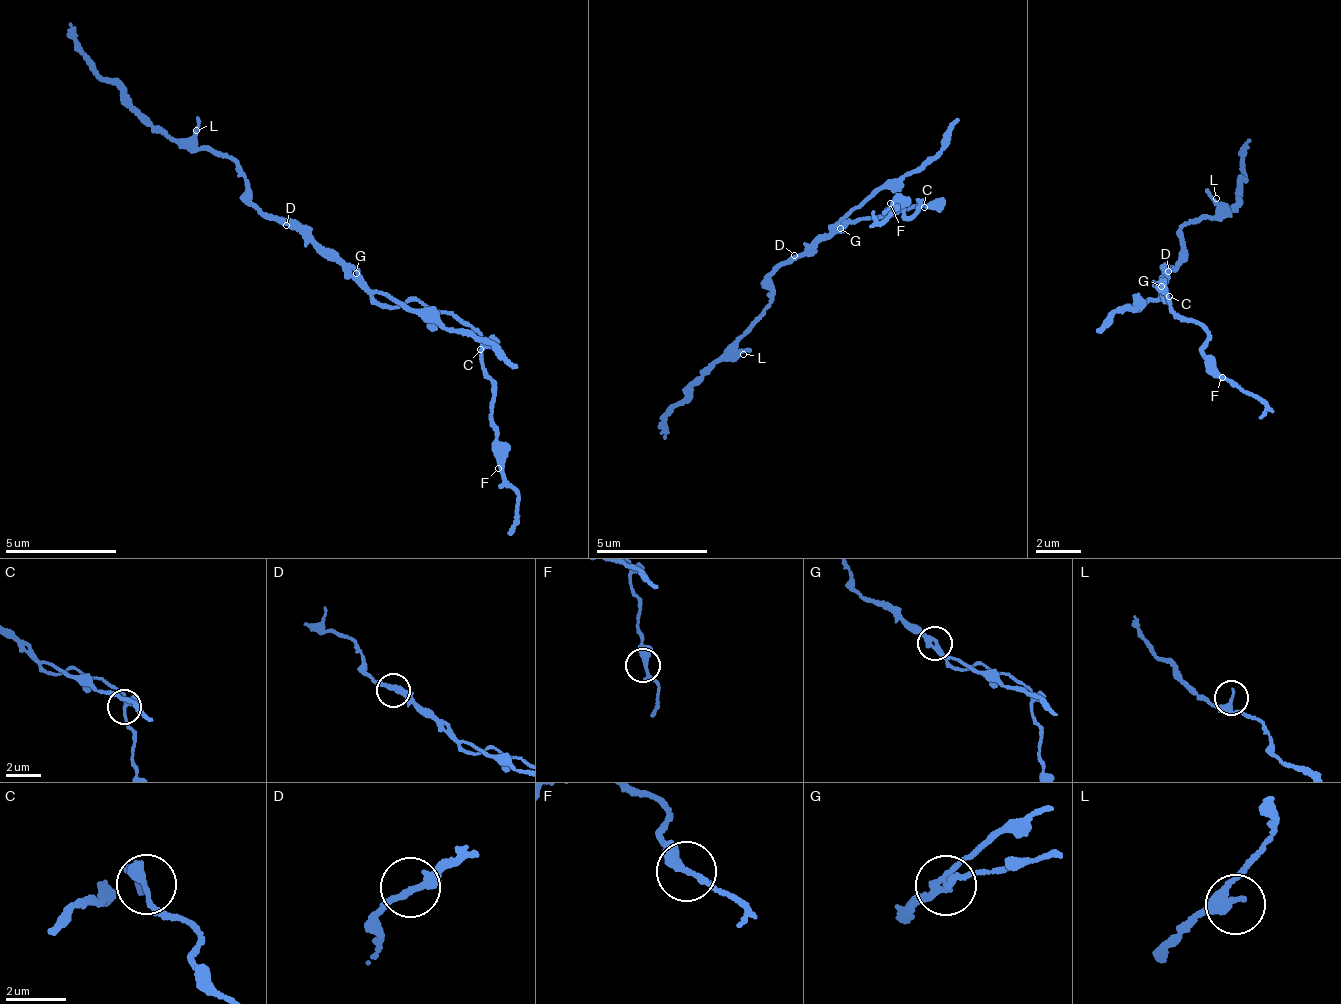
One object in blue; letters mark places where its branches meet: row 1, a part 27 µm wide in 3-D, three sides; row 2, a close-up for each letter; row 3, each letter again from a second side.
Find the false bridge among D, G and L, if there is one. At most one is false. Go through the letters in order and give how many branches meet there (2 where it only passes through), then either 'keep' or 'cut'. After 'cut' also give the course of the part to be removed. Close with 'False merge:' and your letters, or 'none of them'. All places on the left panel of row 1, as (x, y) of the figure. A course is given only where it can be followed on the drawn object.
D: 2 branches meet; keep
G: 3 branches meet; cut; foreign part runs (355, 275), (381, 303), (424, 301), (457, 317), (478, 337), (480, 364), (498, 444), (519, 511), (510, 534)
L: 2 branches meet; keep
False merge: G

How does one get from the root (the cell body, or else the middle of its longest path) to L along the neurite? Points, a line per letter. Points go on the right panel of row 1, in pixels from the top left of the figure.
L: (1165, 280), (1181, 256), (1182, 230), (1179, 229), (1195, 221), (1196, 224), (1216, 212), (1216, 198)

